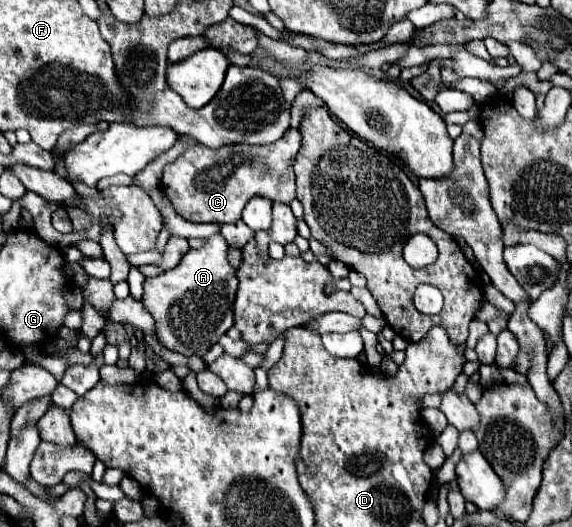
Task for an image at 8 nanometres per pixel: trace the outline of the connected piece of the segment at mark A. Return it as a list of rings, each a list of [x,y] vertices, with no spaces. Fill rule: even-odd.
[[[216,233],[206,241],[206,245],[202,249],[190,249],[182,257],[178,267],[144,281],[142,305],[154,317],[156,335],[166,349],[182,353],[186,357],[192,357],[192,355],[202,357],[232,327],[232,323],[234,323],[232,305],[234,305],[234,297],[236,297],[238,279],[236,279],[236,269],[230,267],[228,259],[226,259],[226,253],[228,253],[228,243],[224,241],[224,237],[220,233]]]

